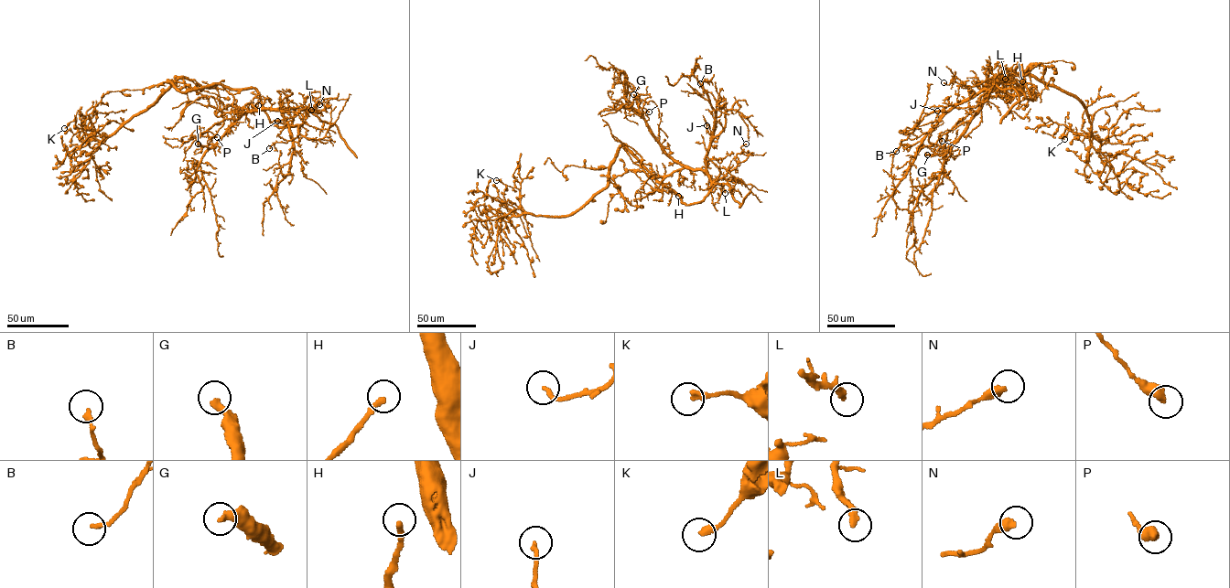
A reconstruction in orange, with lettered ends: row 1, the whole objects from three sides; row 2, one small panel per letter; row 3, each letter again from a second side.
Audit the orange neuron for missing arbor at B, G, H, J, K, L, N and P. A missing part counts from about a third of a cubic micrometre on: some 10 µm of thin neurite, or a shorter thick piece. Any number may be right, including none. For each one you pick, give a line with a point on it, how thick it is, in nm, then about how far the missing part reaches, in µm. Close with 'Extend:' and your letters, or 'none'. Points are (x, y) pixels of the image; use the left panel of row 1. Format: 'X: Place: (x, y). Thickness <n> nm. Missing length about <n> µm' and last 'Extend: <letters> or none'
G: Place: (198, 144). Thickness 340 nm. Missing length about 40 µm
Extend: G

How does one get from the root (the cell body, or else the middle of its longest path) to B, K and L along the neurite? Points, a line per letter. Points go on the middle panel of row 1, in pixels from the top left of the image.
B: (686, 167), (706, 170), (705, 160), (710, 144), (725, 123), (724, 109), (700, 83)
K: (686, 167), (701, 169), (710, 187), (685, 205), (621, 145), (606, 187), (560, 217), (516, 216), (496, 180)
L: (686, 167), (701, 169), (713, 183), (723, 186), (725, 193)

